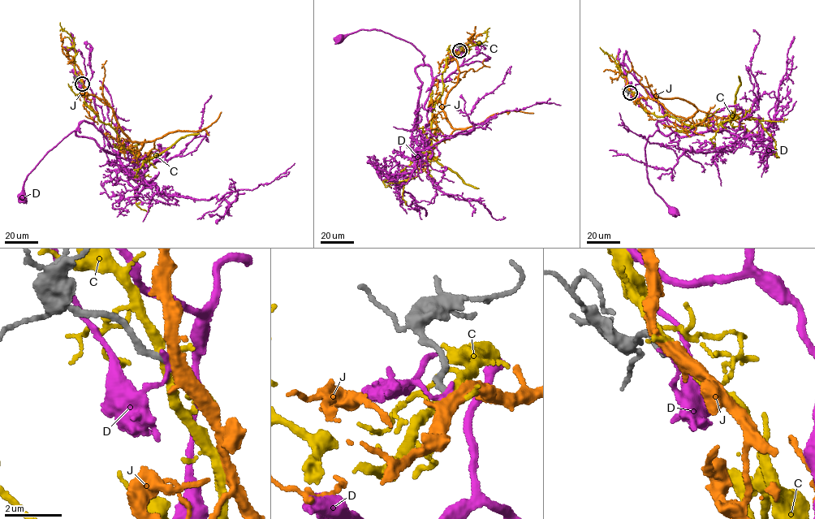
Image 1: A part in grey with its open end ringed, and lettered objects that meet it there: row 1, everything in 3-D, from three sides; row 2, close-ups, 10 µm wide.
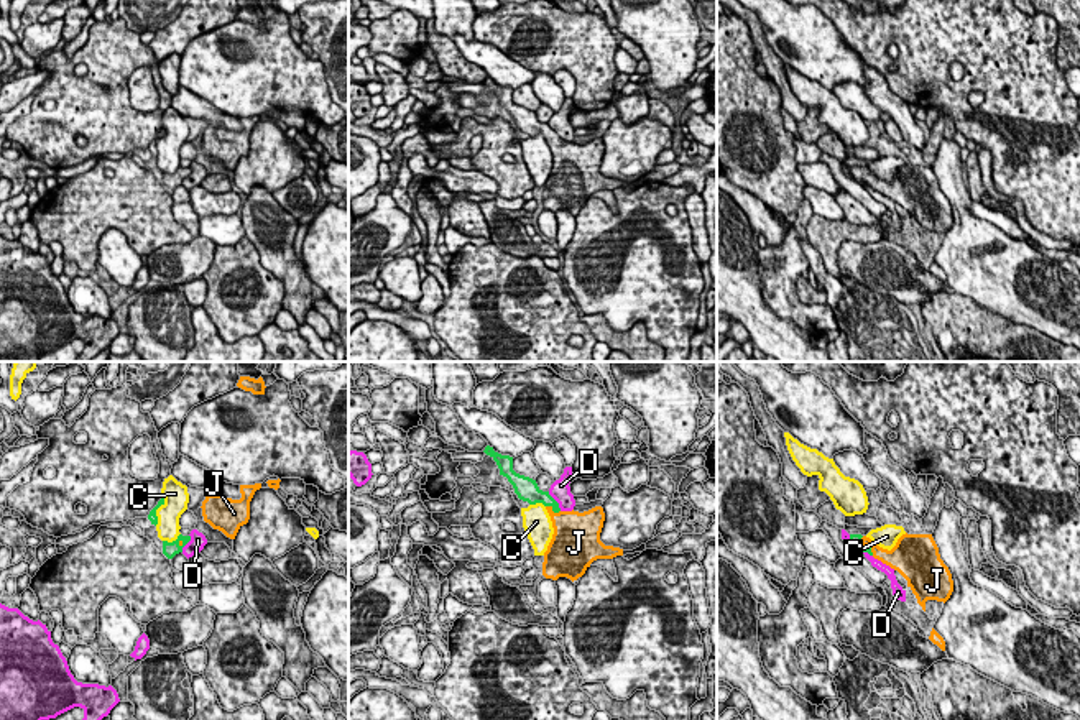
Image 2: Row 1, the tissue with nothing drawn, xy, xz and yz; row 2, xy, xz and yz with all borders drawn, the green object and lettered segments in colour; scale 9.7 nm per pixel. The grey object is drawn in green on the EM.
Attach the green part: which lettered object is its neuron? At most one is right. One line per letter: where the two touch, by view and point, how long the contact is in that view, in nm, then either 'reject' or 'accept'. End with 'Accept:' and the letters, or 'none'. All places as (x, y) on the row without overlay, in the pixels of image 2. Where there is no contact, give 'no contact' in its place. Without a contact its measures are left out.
C: xy (156, 140) | 320 nm | reject
D: xz (556, 133) | 240 nm | reject
J: yz (867, 178) | 220 nm | accept
Accept: J

